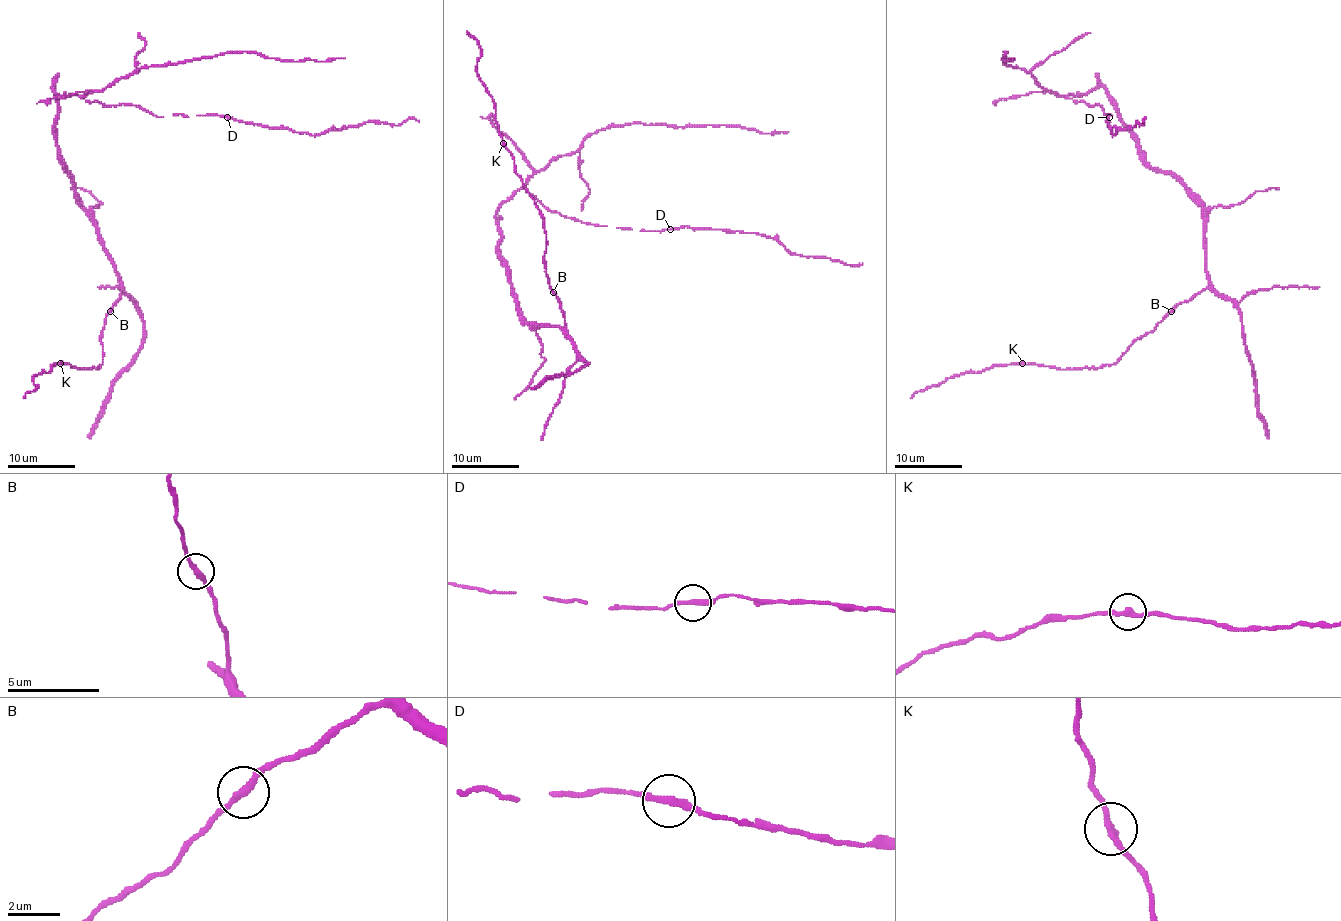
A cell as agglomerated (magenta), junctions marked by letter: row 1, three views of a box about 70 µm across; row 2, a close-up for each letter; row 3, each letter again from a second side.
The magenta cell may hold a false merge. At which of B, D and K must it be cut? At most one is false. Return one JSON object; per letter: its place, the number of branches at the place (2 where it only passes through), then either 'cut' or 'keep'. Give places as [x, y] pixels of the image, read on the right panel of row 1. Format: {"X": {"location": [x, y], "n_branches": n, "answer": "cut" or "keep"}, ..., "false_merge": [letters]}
{"B": {"location": [1171, 311], "n_branches": 2, "answer": "keep"}, "D": {"location": [1109, 117], "n_branches": 2, "answer": "keep"}, "K": {"location": [1022, 363], "n_branches": 2, "answer": "keep"}, "false_merge": []}

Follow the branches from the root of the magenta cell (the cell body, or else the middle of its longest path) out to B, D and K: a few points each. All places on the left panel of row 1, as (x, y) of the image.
B: (67, 167), (74, 198), (92, 221), (97, 240), (121, 285), (121, 297), (109, 310)
D: (67, 167), (57, 149), (57, 95), (52, 87), (60, 95), (134, 105), (158, 117), (227, 117)
K: (67, 167), (74, 198), (96, 228), (121, 285), (121, 297), (106, 317), (101, 366), (77, 369), (60, 363)

